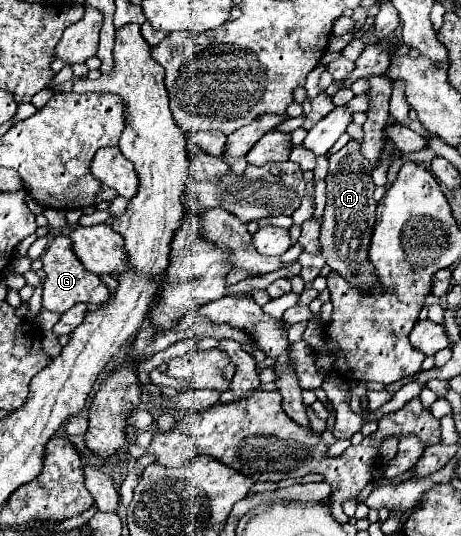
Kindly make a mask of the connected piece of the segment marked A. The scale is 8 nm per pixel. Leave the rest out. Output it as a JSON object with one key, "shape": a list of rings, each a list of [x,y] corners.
{"shape":[[[350,139],[348,145],[344,145],[338,153],[330,155],[328,161],[330,161],[330,169],[328,169],[326,184],[324,180],[318,181],[314,192],[316,208],[313,218],[322,216],[322,227],[320,227],[322,257],[334,271],[338,271],[352,285],[358,285],[360,289],[368,291],[374,283],[378,283],[378,279],[374,277],[374,267],[368,261],[368,243],[370,243],[370,233],[374,227],[374,213],[376,213],[376,201],[372,199],[374,183],[370,175],[374,167],[362,155],[360,141],[356,139]]]}

